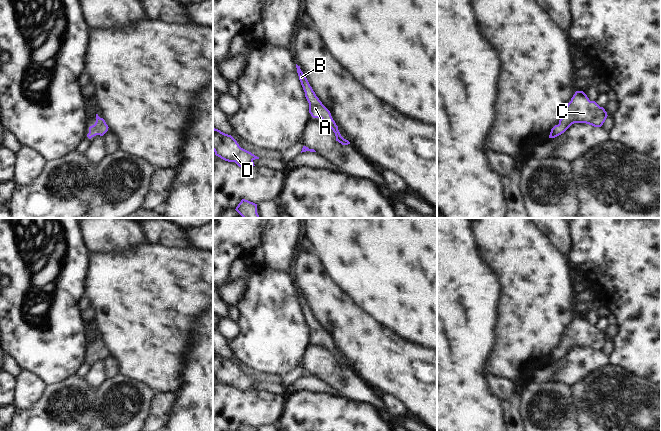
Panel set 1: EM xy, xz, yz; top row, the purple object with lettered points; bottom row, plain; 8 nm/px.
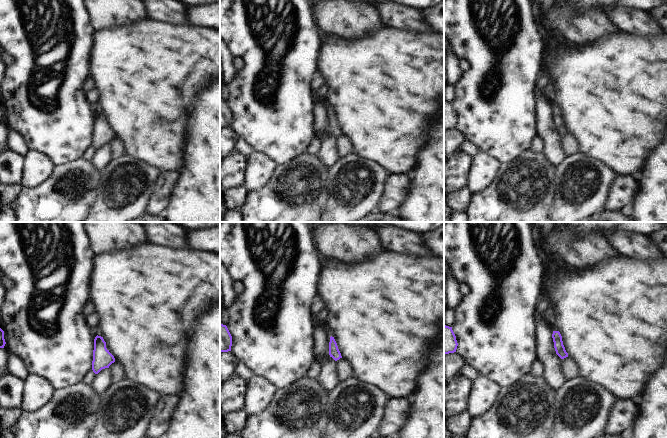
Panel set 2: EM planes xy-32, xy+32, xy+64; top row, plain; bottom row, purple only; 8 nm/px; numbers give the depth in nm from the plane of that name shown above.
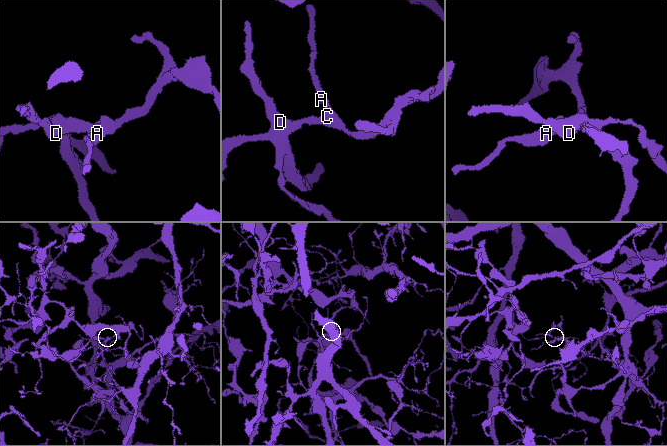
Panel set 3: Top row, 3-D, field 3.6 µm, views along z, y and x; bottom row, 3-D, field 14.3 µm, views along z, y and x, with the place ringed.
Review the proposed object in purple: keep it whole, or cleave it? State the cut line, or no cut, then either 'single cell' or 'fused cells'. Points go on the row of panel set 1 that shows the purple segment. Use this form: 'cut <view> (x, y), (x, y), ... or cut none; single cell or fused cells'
cut none; single cell

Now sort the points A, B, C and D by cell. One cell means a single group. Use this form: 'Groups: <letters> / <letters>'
Groups: A B C D.

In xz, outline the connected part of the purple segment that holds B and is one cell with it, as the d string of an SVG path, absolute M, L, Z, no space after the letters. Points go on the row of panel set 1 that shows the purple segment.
M296 64L297 73L299 76L299 80L305 92L305 97L309 103L309 113L313 118L321 118L324 123L326 123L335 133L336 141L341 143L342 145L348 145L350 142L344 139L339 130L338 126L336 125L335 121L333 120L330 111L322 104L319 98L316 96L315 92L313 91L312 87L310 86L307 78L303 74L300 69L300 66Z

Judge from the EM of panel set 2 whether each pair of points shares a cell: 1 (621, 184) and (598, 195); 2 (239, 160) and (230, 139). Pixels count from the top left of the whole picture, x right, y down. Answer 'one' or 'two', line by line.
1: two
2: two

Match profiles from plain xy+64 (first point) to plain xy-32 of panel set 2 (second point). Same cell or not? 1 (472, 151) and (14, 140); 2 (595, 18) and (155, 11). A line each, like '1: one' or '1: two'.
1: one
2: two

